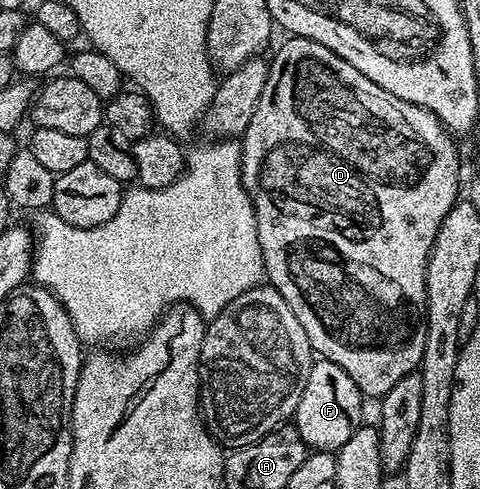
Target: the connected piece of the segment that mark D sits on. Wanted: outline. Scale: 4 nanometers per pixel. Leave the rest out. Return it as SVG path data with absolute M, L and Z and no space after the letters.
M299 37L285 40L277 49L276 56L271 56L266 89L262 89L258 109L254 109L254 117L250 117L250 125L244 130L240 143L240 176L254 205L264 274L267 282L278 293L282 293L286 305L294 309L294 317L298 317L302 329L306 329L306 337L310 337L313 352L319 358L328 359L346 369L354 385L358 385L361 395L381 397L397 385L402 377L419 368L422 353L426 349L426 269L438 229L446 213L450 213L452 206L461 198L460 155L452 140L455 138L434 112L410 101L402 101L402 97L394 97L394 93L386 93L386 89L374 85L370 77L358 73L350 61L338 57L338 53L326 49L326 45L318 45L318 41Z

